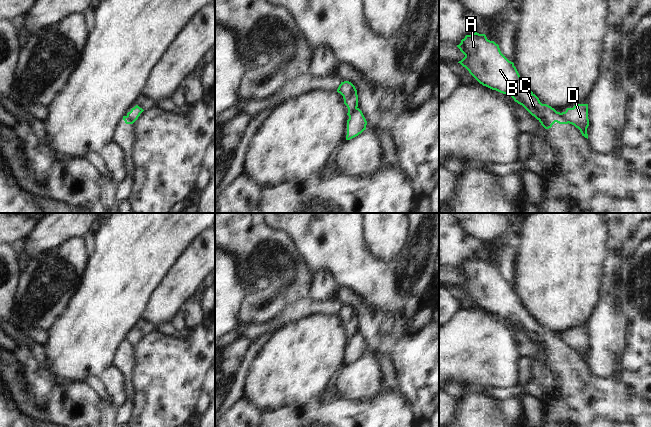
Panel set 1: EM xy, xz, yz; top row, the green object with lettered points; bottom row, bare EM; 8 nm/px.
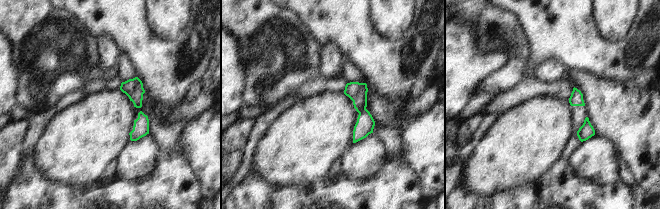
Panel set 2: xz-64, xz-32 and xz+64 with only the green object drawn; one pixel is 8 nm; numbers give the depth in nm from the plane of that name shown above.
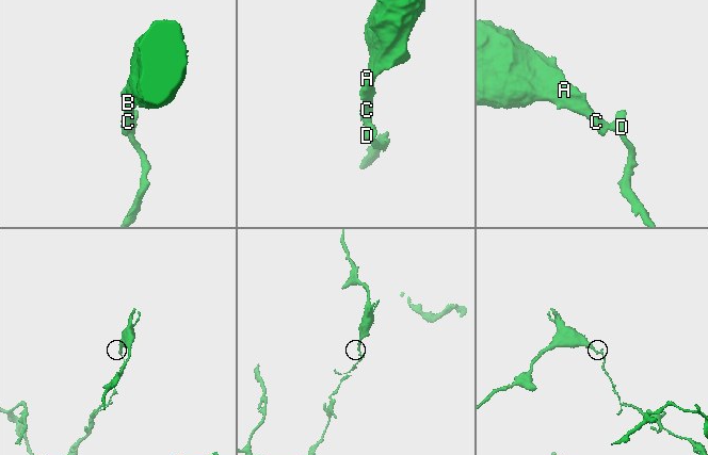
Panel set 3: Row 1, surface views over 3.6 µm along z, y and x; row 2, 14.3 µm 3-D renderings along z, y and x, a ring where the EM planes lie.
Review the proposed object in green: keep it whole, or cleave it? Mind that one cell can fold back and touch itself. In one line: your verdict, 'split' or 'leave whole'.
split

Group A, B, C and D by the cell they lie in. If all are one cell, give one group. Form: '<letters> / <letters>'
A B C / D

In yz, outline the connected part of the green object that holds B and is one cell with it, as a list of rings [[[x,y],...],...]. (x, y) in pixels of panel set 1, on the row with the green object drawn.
[[[477,32],[466,35],[461,43],[457,45],[465,57],[459,61],[469,73],[483,86],[500,93],[511,96],[515,102],[522,105],[532,116],[534,116],[545,129],[549,129],[557,122],[568,124],[560,112],[547,104],[542,104],[539,98],[530,90],[520,77],[514,63],[509,61],[500,51],[499,45],[487,39],[485,34]]]

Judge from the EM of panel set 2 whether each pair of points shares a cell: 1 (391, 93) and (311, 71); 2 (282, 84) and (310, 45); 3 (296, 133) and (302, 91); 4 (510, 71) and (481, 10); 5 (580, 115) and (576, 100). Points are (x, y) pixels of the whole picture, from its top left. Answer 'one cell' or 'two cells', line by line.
1: two cells
2: one cell
3: two cells
4: one cell
5: one cell

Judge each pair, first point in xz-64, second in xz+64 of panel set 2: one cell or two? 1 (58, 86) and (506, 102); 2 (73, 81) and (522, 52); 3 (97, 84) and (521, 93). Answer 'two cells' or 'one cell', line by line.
1: two cells
2: one cell
3: one cell

